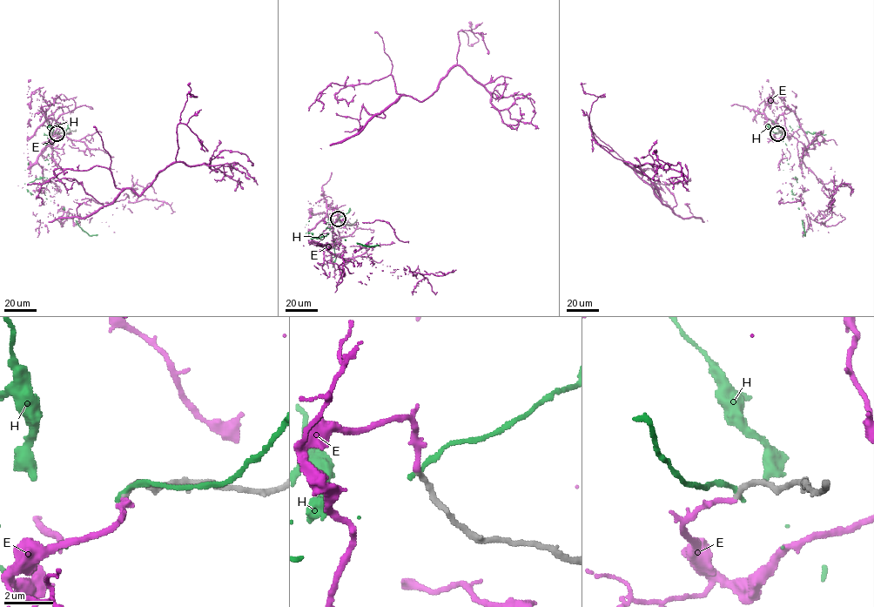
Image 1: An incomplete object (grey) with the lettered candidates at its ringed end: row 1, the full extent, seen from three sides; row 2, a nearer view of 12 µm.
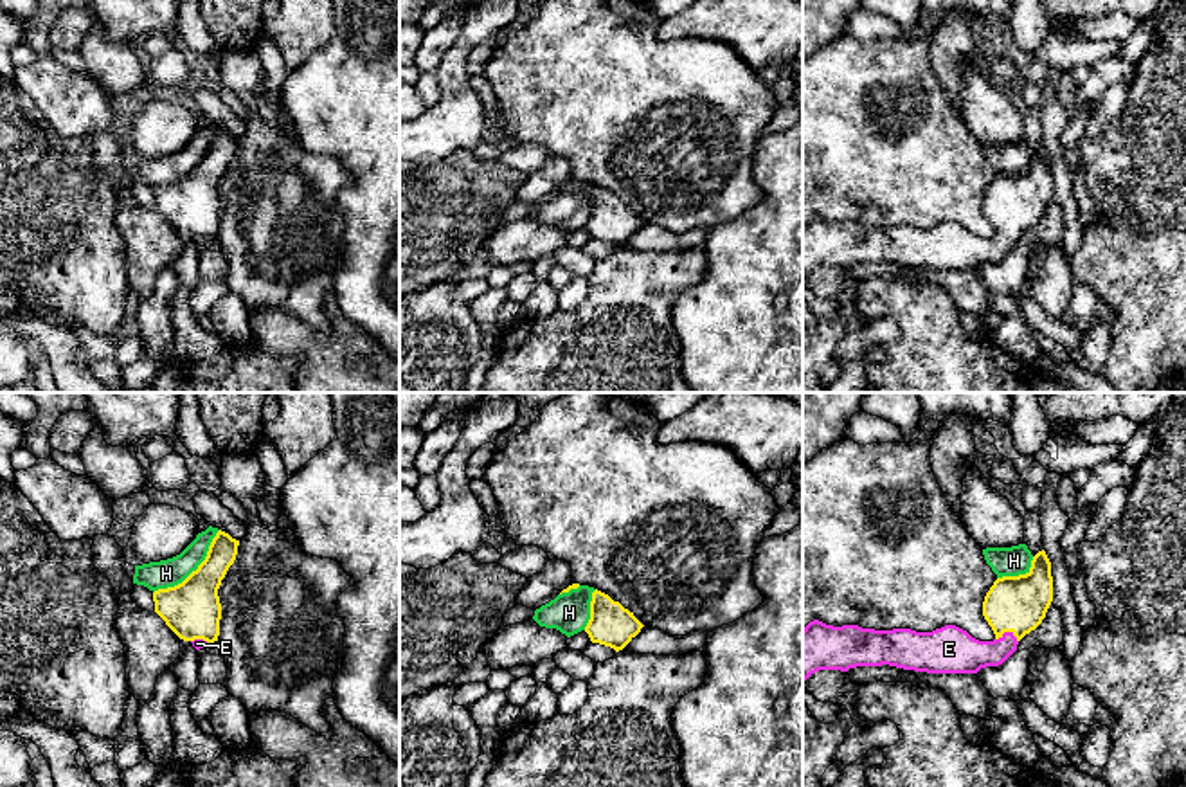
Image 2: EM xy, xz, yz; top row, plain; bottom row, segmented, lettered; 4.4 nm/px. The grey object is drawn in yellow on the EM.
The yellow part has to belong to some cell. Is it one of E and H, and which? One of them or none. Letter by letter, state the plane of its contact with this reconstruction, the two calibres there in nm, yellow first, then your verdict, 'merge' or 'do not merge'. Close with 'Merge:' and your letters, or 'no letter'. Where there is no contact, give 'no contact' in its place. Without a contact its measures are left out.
E: yz | 260/200 nm | merge
H: xy | 260/130 nm | do not merge
Merge: E

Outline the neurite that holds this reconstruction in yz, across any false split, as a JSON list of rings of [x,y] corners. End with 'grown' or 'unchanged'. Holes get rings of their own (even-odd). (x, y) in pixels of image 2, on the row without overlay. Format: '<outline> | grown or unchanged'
[[[1042,146],[1026,171],[997,175],[986,189],[983,213],[995,231],[993,238],[979,238],[956,222],[916,229],[833,223],[813,216],[803,225],[803,279],[819,267],[882,261],[927,270],[977,270],[1002,261],[1019,238],[1042,220],[1051,198],[1051,158]]] | grown

